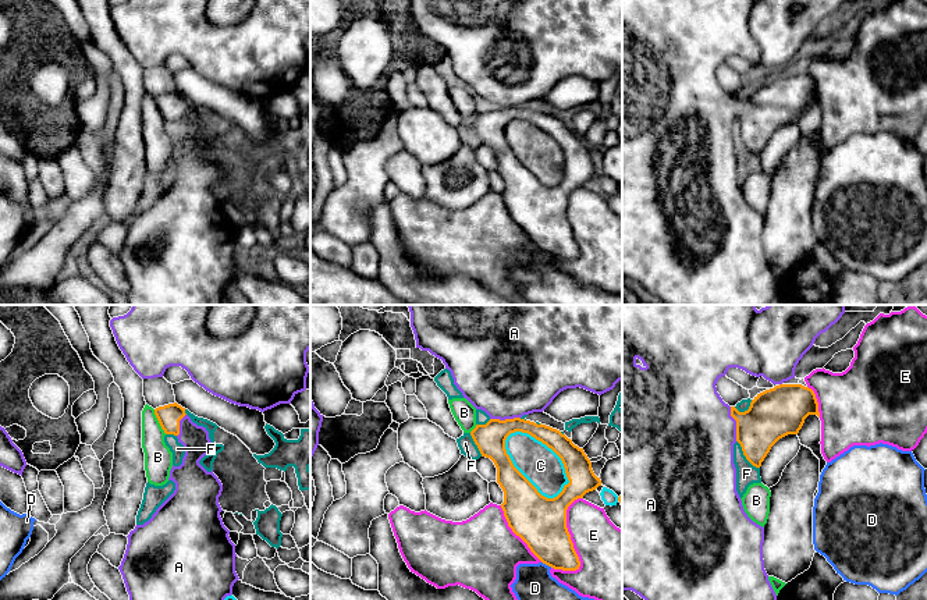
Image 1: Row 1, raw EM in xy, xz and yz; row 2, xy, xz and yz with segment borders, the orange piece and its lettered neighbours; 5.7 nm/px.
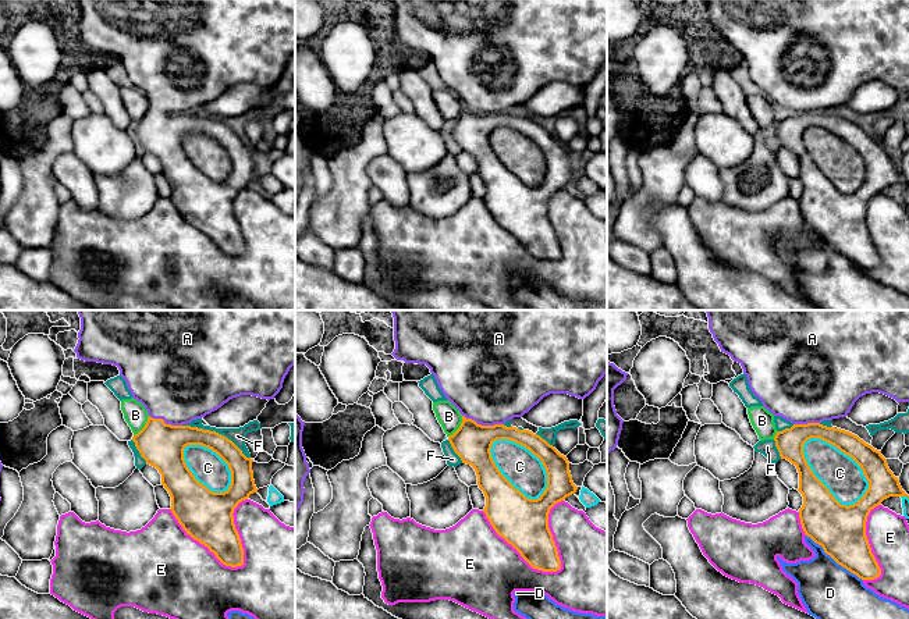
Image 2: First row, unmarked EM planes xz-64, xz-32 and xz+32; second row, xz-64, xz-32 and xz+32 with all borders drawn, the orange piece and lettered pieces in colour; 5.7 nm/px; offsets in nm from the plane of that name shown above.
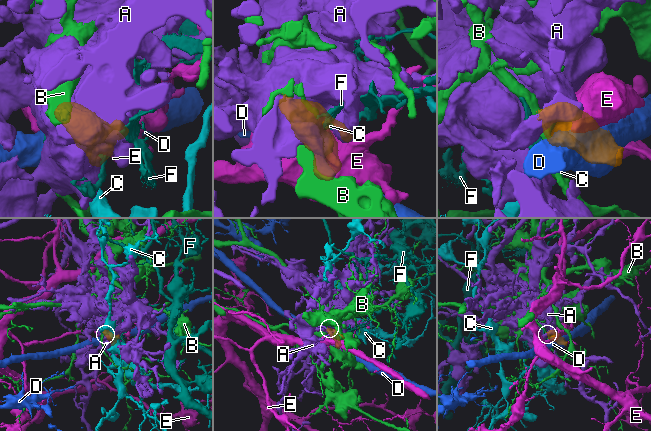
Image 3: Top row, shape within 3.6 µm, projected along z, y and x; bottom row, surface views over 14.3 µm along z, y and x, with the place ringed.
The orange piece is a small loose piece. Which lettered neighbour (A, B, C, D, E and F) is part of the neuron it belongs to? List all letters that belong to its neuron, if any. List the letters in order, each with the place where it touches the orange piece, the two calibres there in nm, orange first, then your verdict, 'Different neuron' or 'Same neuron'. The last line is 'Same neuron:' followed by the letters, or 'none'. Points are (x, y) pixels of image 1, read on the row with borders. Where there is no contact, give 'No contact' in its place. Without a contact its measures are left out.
A: Touches orange at yz (737, 423). Thickness 280 nm (orange) against 460 nm. Same neuron
B: Touches orange at xy (159, 422). Thickness 140 nm (orange) against 160 nm. Different neuron
C: Touches orange at xz (518, 471). Thickness 260 nm (orange) against 220 nm. Different neuron
D: Touches orange at xz (547, 564). Thickness 300 nm (orange) against 200 nm. Different neuron
E: Touches orange at xz (571, 542). Thickness 300 nm (orange) against 360 nm. Different neuron
F: Touches orange at yz (743, 454). Thickness 260 nm (orange) against 120 nm. Different neuron
Same neuron: A

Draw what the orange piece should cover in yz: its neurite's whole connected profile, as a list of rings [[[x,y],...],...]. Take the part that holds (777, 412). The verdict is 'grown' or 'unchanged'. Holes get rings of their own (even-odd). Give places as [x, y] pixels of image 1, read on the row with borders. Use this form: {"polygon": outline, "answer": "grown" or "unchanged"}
{"polygon": [[[622,305],[622,590],[632,590],[644,600],[777,600],[777,594],[768,581],[768,575],[764,569],[763,560],[763,543],[764,528],[753,522],[743,510],[742,500],[736,491],[736,468],[734,464],[734,444],[738,441],[742,447],[746,459],[756,468],[761,466],[761,462],[770,452],[771,447],[782,437],[788,434],[798,434],[802,429],[805,419],[809,415],[817,415],[818,402],[811,388],[802,384],[788,384],[786,381],[795,377],[795,369],[803,355],[813,347],[816,338],[825,333],[832,324],[835,324],[845,313],[845,305],[767,305],[760,310],[756,305]],[[729,368],[738,368],[746,373],[771,381],[775,387],[757,394],[747,411],[739,412],[735,406],[729,406],[722,401],[717,393],[717,381],[725,376]]], "answer": "grown"}

